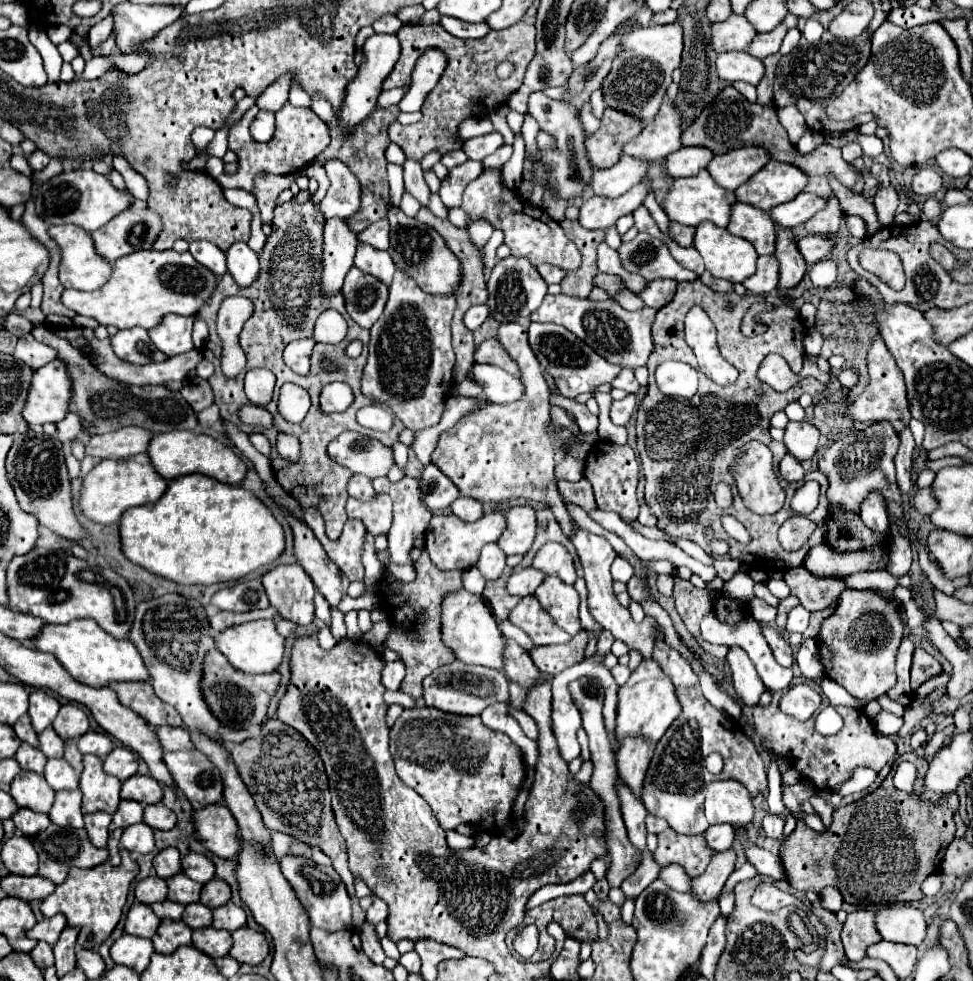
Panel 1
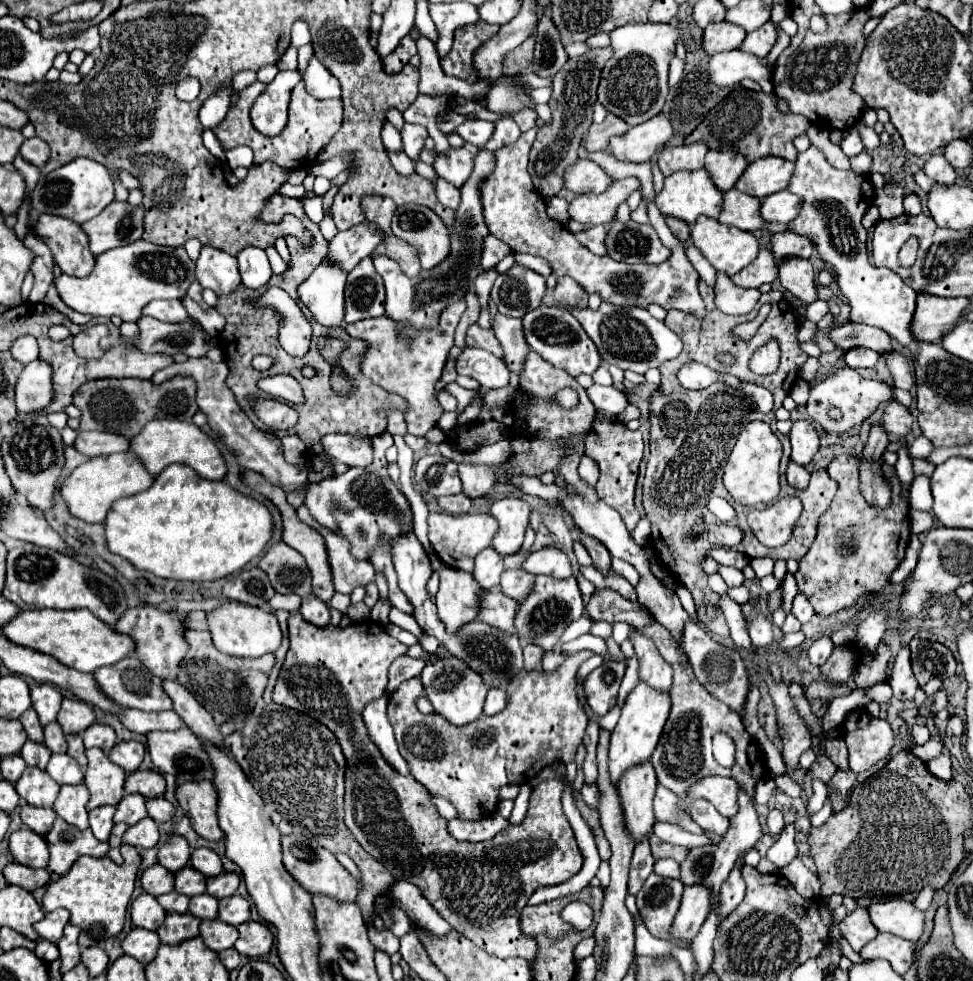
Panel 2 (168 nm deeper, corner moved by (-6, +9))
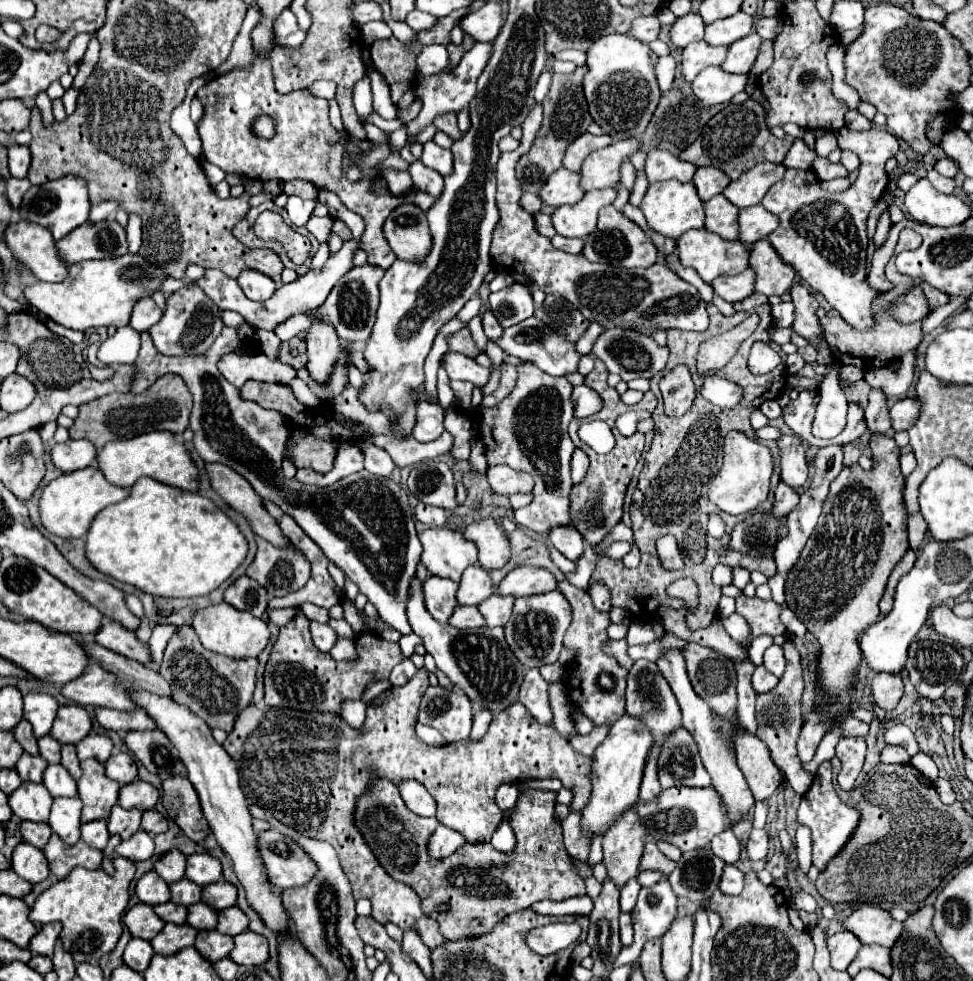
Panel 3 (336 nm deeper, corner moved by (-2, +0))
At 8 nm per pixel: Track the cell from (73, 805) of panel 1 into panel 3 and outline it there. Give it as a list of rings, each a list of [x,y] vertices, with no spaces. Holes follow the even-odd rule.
[[[57,797],[51,807],[49,825],[51,829],[67,843],[73,845],[79,841],[81,827],[81,799],[79,797]]]

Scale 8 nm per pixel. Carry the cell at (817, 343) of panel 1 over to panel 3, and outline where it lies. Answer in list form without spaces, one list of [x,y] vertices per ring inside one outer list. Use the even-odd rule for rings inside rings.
[[[903,229],[901,231],[901,237],[899,237],[899,243],[895,247],[893,257],[887,263],[885,267],[886,277],[893,283],[894,287],[881,293],[877,299],[873,301],[873,315],[877,317],[877,323],[873,329],[869,331],[857,331],[853,327],[849,327],[839,315],[837,317],[829,317],[825,315],[820,319],[820,324],[824,332],[825,340],[827,341],[833,356],[837,357],[837,361],[841,365],[855,365],[859,369],[869,369],[869,367],[885,367],[887,363],[891,363],[893,359],[901,359],[905,353],[913,351],[919,347],[919,343],[923,341],[923,323],[921,321],[915,321],[911,325],[905,325],[905,323],[899,323],[891,313],[887,313],[887,308],[898,297],[906,294],[913,286],[919,286],[919,289],[925,293],[927,301],[929,301],[929,307],[931,309],[937,309],[937,307],[943,307],[949,303],[949,297],[937,289],[933,289],[931,285],[923,283],[920,279],[911,278],[901,274],[895,265],[896,256],[905,251],[905,249],[917,249],[921,245],[921,235],[911,231],[911,229]],[[833,348],[836,348],[833,351]]]

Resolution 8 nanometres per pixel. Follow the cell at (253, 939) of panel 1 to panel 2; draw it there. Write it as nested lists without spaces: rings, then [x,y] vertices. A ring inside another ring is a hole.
[[[245,922],[239,926],[239,940],[235,942],[235,950],[243,956],[261,958],[269,954],[273,946],[273,932],[261,922]]]

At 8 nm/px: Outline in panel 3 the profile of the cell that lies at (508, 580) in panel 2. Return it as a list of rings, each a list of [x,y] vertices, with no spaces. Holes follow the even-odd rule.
[[[497,591],[489,599],[485,599],[479,605],[479,611],[483,613],[483,617],[487,621],[487,627],[505,625],[511,617],[513,601],[515,601],[515,597],[501,597],[501,593],[497,593]]]

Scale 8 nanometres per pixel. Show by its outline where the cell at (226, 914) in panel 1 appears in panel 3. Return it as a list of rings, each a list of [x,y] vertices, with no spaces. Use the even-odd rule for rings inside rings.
[[[237,905],[219,911],[219,925],[217,925],[219,933],[235,937],[235,935],[243,933],[247,929],[247,925],[249,925],[249,919]]]

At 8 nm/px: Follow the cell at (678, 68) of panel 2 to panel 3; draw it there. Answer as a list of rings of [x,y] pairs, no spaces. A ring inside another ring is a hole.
[[[669,55],[669,57],[659,57],[657,65],[655,65],[655,73],[657,73],[657,81],[659,81],[659,87],[661,91],[665,93],[665,89],[671,89],[673,85],[673,79],[675,79],[675,59]]]

